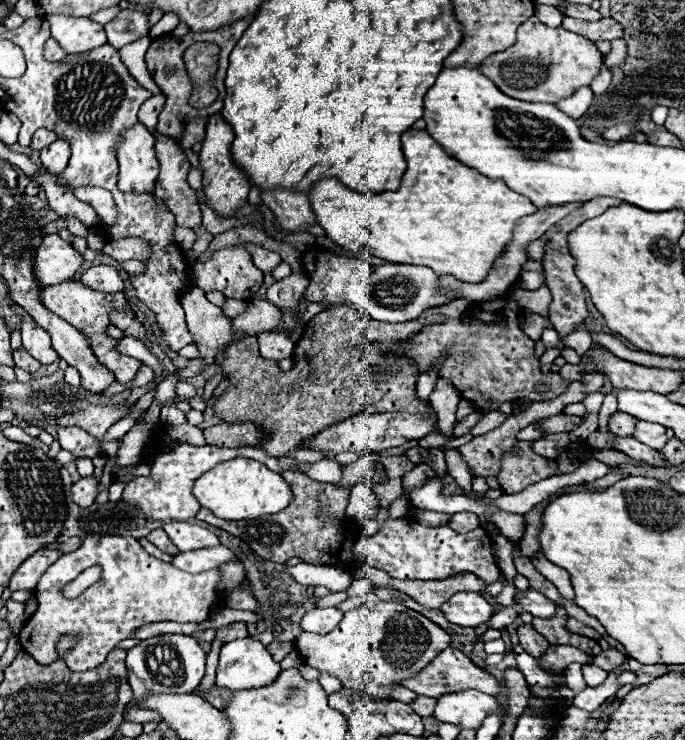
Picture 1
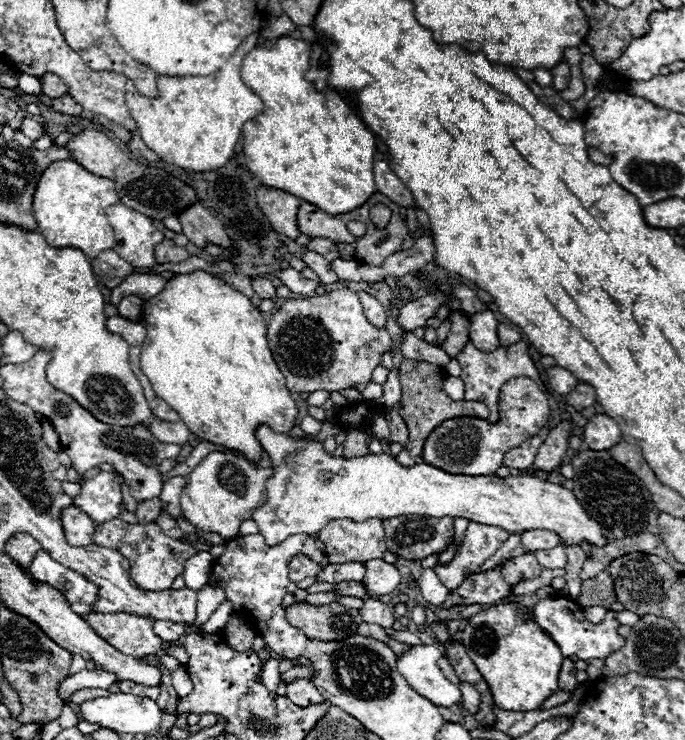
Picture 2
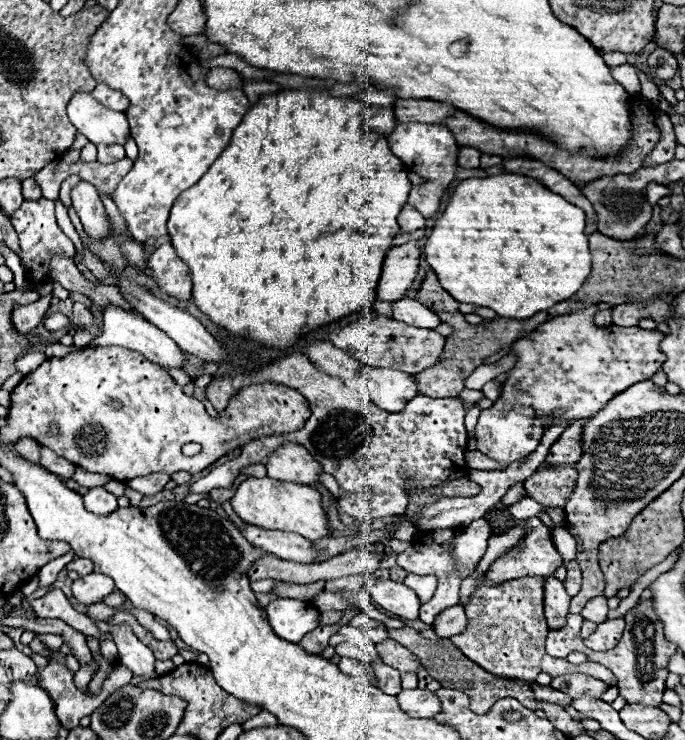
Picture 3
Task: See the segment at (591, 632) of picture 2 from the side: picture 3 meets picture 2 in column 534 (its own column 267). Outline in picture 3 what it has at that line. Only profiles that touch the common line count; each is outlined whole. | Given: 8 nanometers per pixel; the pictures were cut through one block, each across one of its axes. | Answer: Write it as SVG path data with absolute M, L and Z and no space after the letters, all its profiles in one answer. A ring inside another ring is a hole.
M276 598L264 606L266 618L278 638L298 644L308 632L318 626L320 612L304 600L296 598Z

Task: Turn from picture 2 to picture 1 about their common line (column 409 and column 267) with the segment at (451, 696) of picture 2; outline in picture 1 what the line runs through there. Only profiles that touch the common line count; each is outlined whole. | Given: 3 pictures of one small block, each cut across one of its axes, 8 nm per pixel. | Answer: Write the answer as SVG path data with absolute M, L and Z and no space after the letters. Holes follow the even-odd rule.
M248 636L222 646L216 684L230 690L258 688L270 684L278 674L280 664L272 660L266 646Z

